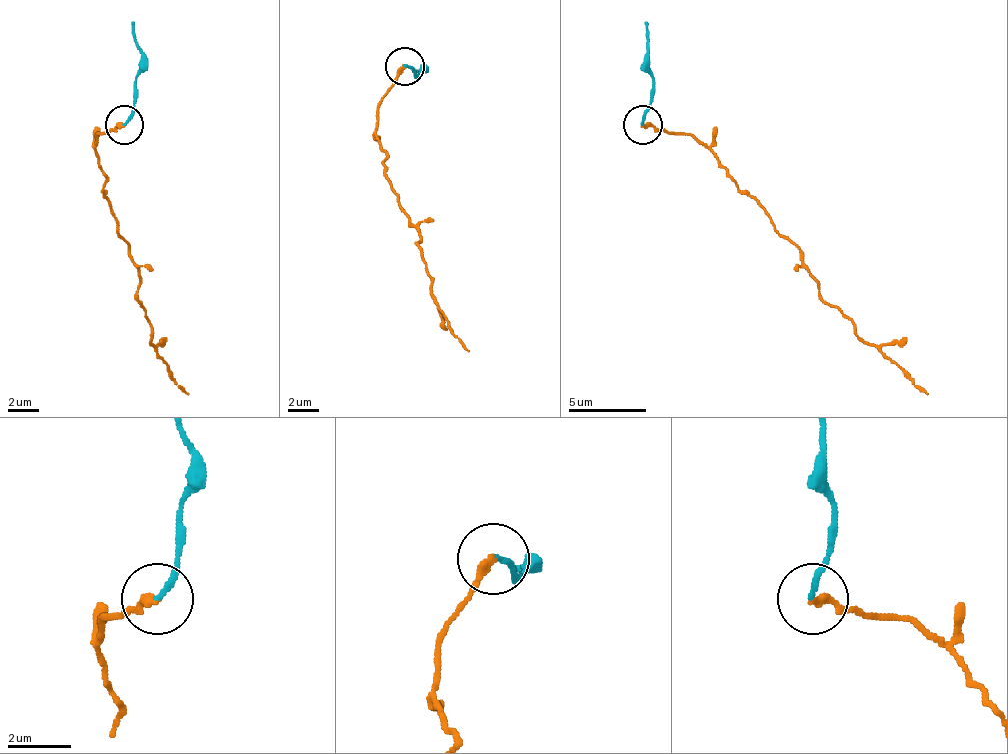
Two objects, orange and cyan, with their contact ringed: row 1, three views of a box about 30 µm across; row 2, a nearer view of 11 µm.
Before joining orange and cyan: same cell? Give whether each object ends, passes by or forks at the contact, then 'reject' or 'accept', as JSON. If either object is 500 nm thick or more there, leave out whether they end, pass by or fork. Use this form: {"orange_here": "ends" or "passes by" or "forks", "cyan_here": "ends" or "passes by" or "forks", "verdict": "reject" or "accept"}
{"orange_here": "ends", "cyan_here": "ends", "verdict": "accept"}

